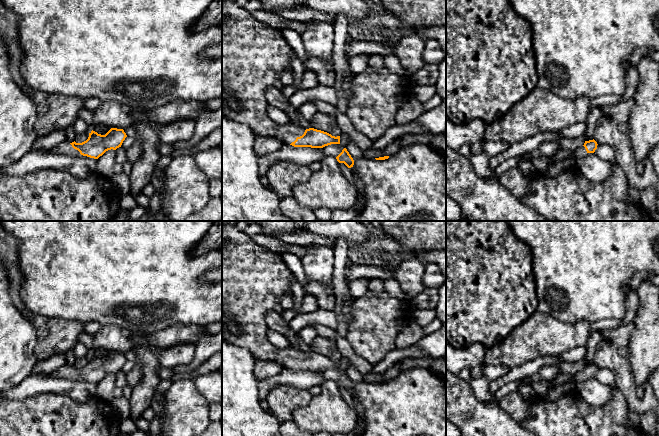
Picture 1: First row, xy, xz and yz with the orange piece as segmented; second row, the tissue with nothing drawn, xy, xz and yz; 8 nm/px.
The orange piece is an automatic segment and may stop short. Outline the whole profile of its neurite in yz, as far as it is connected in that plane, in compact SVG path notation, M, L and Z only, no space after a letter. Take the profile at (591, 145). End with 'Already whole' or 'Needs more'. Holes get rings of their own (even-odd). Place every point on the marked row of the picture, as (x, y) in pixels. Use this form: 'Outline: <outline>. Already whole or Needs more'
Outline: M593 139L593 140L589 140L589 141L585 141L584 145L577 148L574 151L573 156L576 159L579 158L583 158L584 156L586 156L588 153L594 153L595 150L597 149L597 142Z. Needs more

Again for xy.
Outline: M111 128L105 135L98 134L95 131L89 133L89 137L82 143L64 142L52 149L39 149L37 152L53 152L68 156L83 155L90 158L98 159L108 150L116 150L121 147L127 137L123 129Z. Needs more

